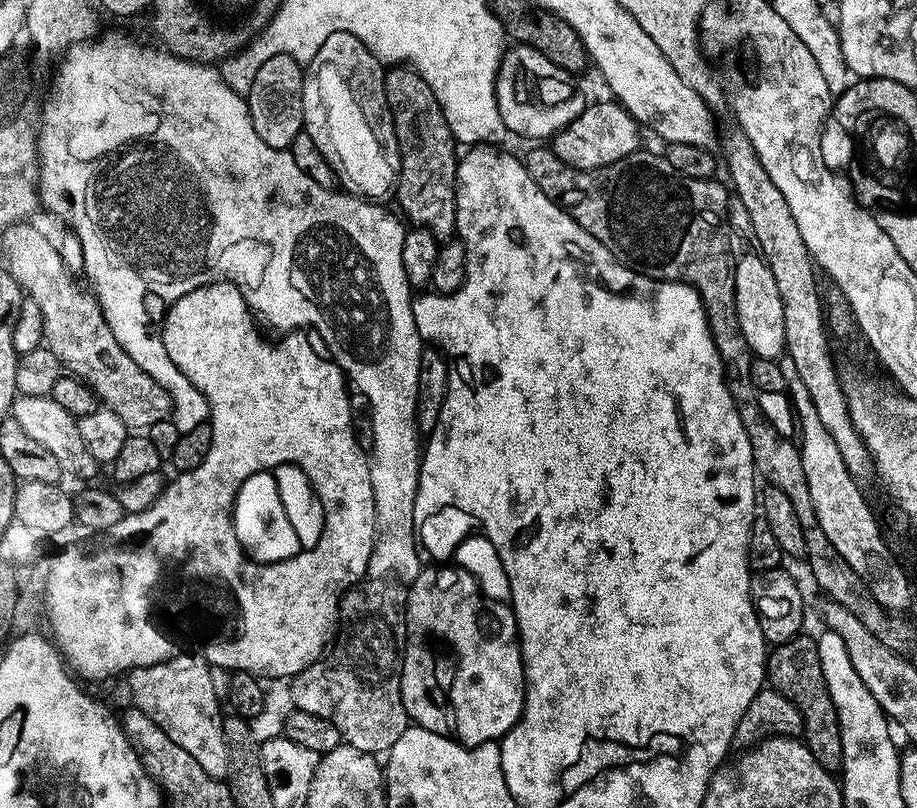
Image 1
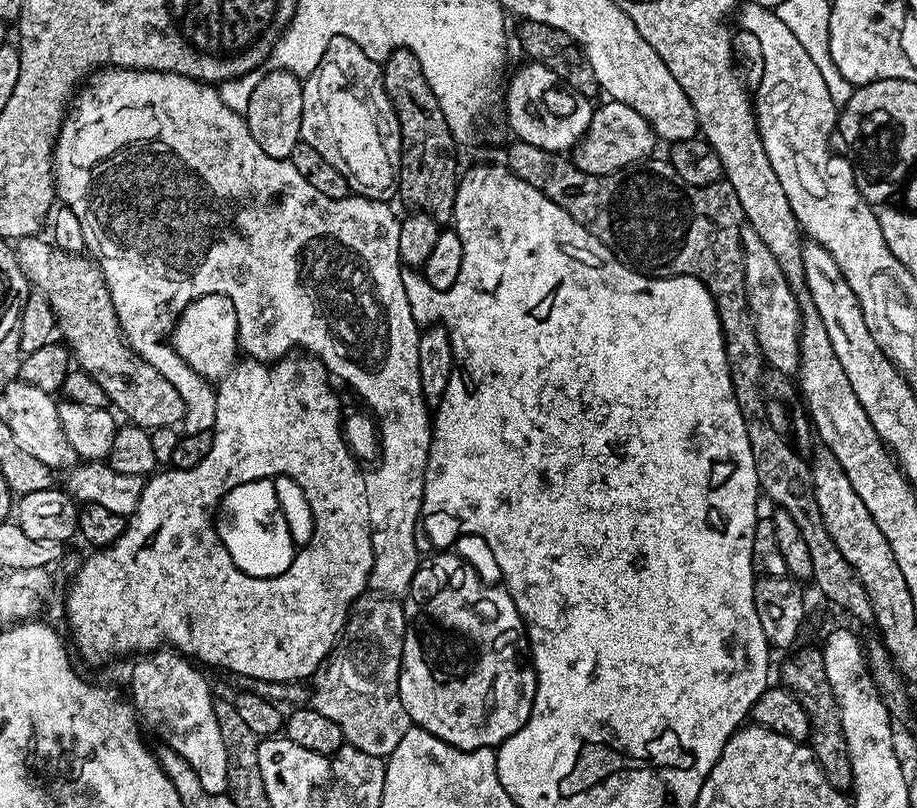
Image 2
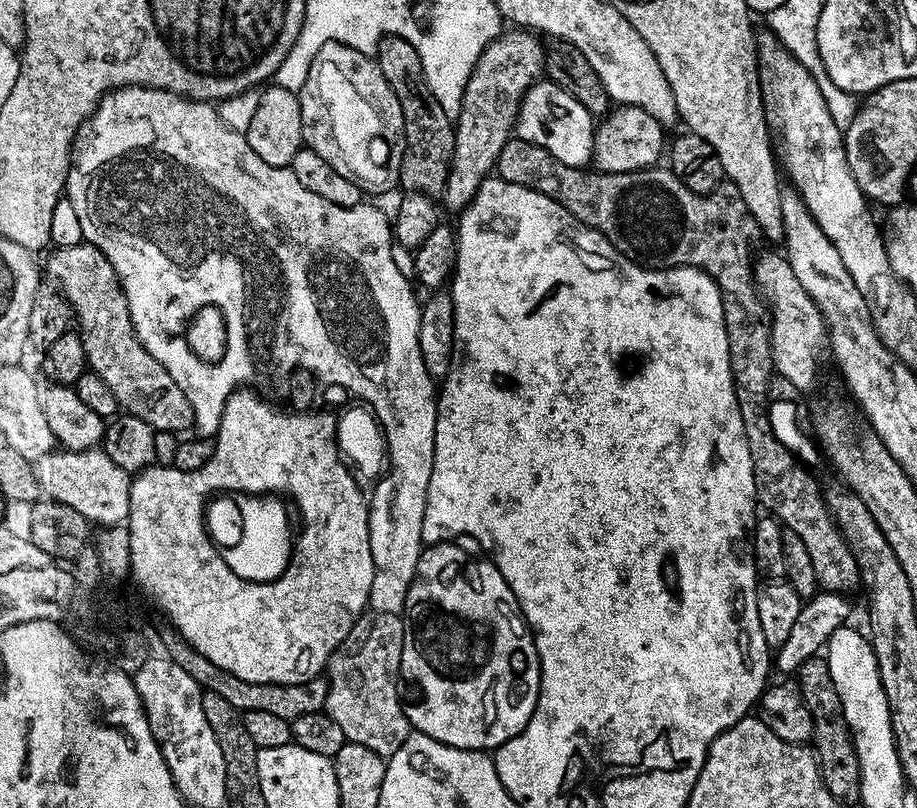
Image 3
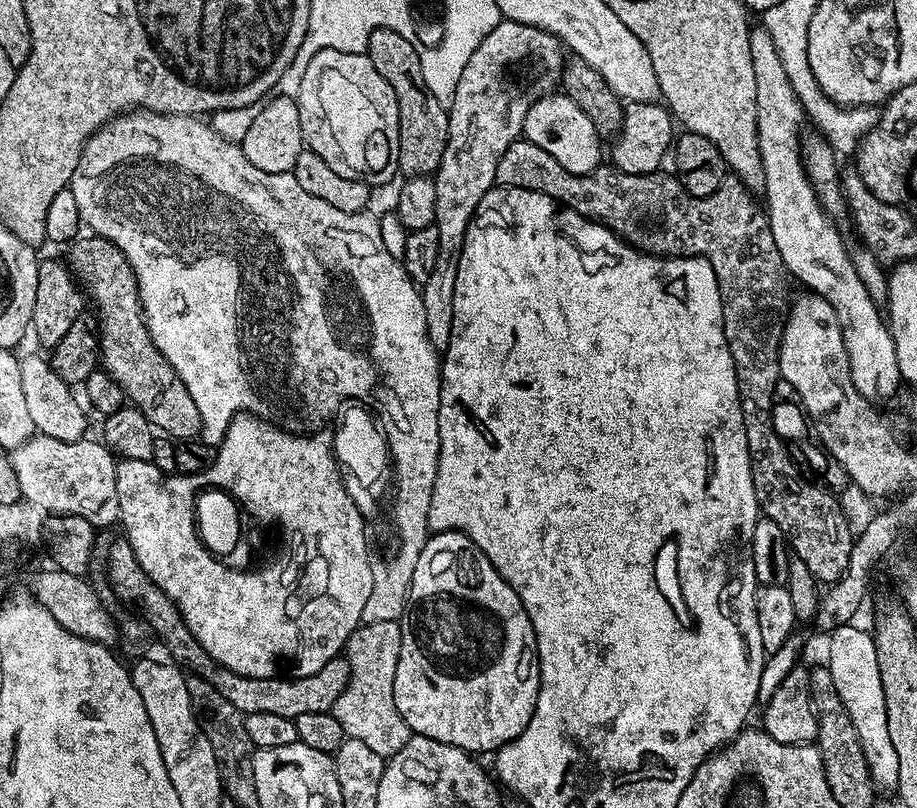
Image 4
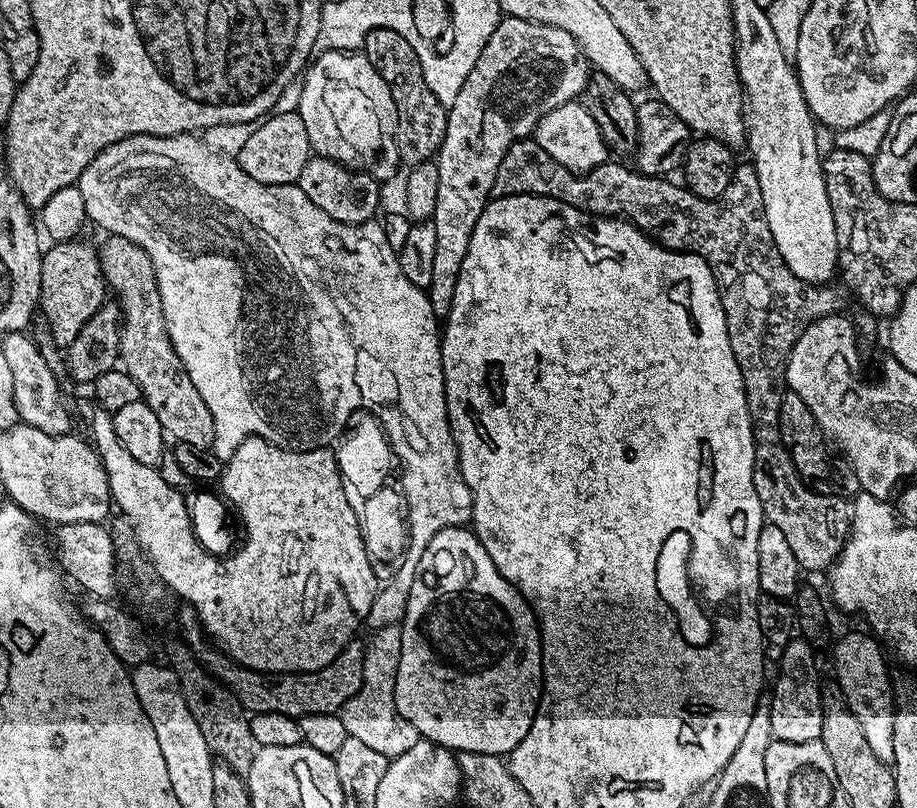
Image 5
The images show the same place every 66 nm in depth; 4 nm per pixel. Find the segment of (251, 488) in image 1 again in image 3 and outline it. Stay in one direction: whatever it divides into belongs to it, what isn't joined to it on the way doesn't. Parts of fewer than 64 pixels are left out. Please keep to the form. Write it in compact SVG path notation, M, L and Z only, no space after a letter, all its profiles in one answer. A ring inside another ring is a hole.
M242 494L237 497L240 530L228 526L230 506L221 497L213 497L205 507L205 528L220 550L220 556L234 574L246 581L277 580L288 568L293 546L283 502L274 494Z

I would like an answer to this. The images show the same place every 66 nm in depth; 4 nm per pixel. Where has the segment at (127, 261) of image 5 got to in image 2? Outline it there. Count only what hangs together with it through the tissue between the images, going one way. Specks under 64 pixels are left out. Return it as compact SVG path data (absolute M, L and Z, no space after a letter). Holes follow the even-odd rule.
M39 235L23 236L15 245L16 257L29 285L50 302L59 335L64 335L63 343L70 349L75 367L90 374L106 390L109 405L121 417L128 416L124 418L149 430L176 428L184 419L182 394L125 340L106 278L96 261L84 254L63 252L47 239L40 239Z

